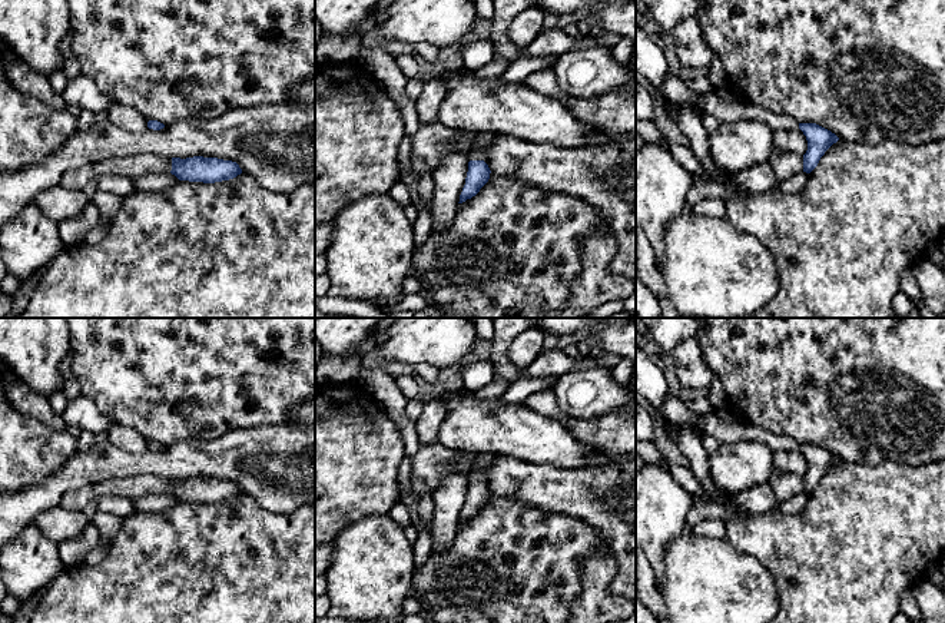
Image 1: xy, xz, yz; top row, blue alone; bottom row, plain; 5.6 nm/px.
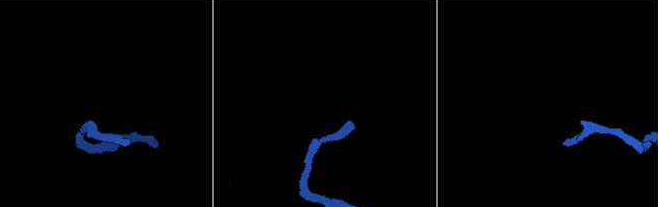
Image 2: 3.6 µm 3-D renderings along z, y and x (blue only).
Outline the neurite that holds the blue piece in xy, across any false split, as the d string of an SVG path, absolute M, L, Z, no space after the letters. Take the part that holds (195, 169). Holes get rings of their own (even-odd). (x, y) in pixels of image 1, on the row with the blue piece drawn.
M172 158L172 175L179 180L215 183L229 180L242 173L236 162L218 158Z

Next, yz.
M672 73L666 76L657 92L666 103L699 107L717 122L760 120L767 123L772 130L799 127L808 140L808 150L803 155L803 172L806 173L810 173L825 152L839 140L835 133L816 123L798 123L790 116L772 113L747 100L724 99L719 92L697 95L680 76Z

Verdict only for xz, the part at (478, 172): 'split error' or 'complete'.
split error

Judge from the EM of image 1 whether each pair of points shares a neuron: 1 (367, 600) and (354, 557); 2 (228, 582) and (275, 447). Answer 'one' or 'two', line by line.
1: one
2: two

